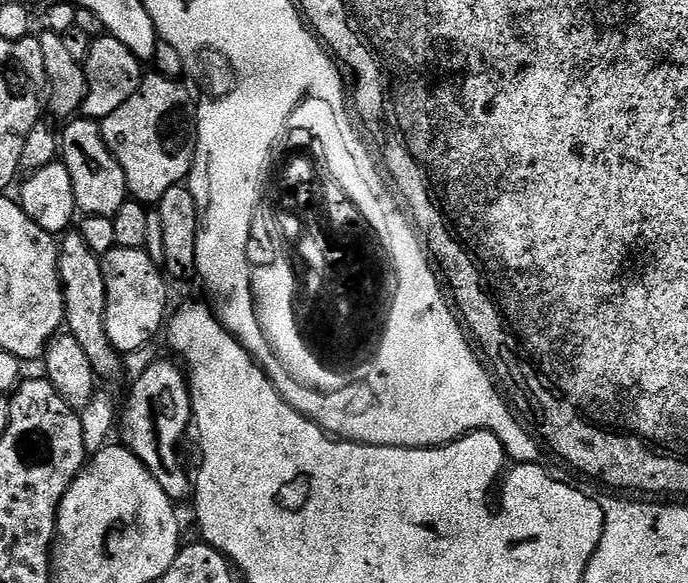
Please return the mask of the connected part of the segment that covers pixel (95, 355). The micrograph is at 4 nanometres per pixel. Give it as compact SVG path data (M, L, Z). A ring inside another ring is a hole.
M78 230L69 231L59 241L58 247L58 274L60 289L64 291L64 323L67 331L78 338L78 346L86 350L86 358L90 358L90 366L94 366L97 377L101 381L112 380L116 375L121 375L122 356L112 347L110 334L106 334L106 278L102 274L101 257L86 246L86 240Z

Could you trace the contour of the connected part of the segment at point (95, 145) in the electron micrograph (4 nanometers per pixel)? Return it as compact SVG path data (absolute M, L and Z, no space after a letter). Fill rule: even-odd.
M73 118L63 125L64 136L59 137L59 155L66 170L70 170L70 182L74 182L76 207L84 216L113 216L122 210L128 199L126 174L118 166L118 158L110 154L102 138L102 130L95 119Z

